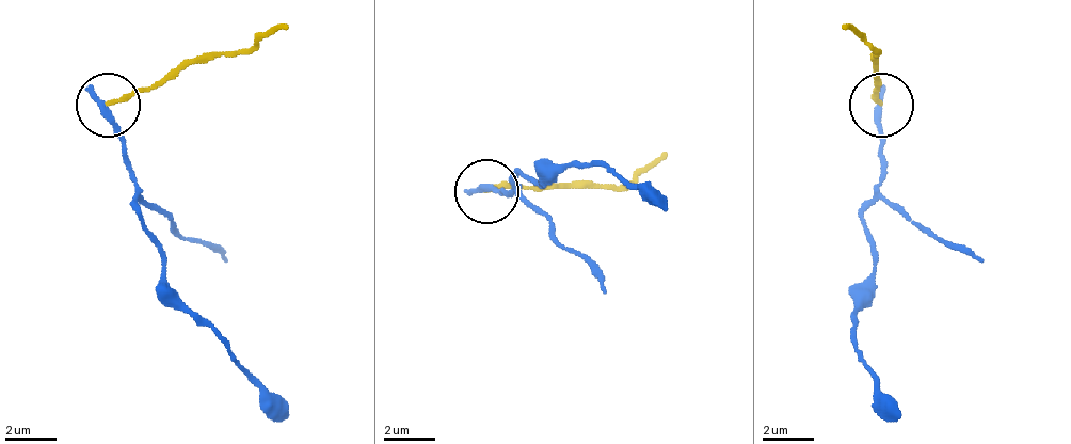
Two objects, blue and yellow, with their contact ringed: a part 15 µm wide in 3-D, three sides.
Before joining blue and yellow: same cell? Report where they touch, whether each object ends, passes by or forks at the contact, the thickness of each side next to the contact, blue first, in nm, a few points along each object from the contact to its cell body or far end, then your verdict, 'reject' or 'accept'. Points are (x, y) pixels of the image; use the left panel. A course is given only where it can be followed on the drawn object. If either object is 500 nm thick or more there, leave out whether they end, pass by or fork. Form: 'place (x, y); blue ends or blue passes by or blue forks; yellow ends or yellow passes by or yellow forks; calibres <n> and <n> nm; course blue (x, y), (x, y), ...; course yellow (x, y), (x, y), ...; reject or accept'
place (108, 105); blue ends; yellow ends; calibres 300 and 170 nm; course blue (106, 106), (131, 183), (138, 221), (163, 279), (195, 311), (259, 394), (285, 419); course yellow (106, 106), (195, 61), (246, 54), (285, 22); reject

